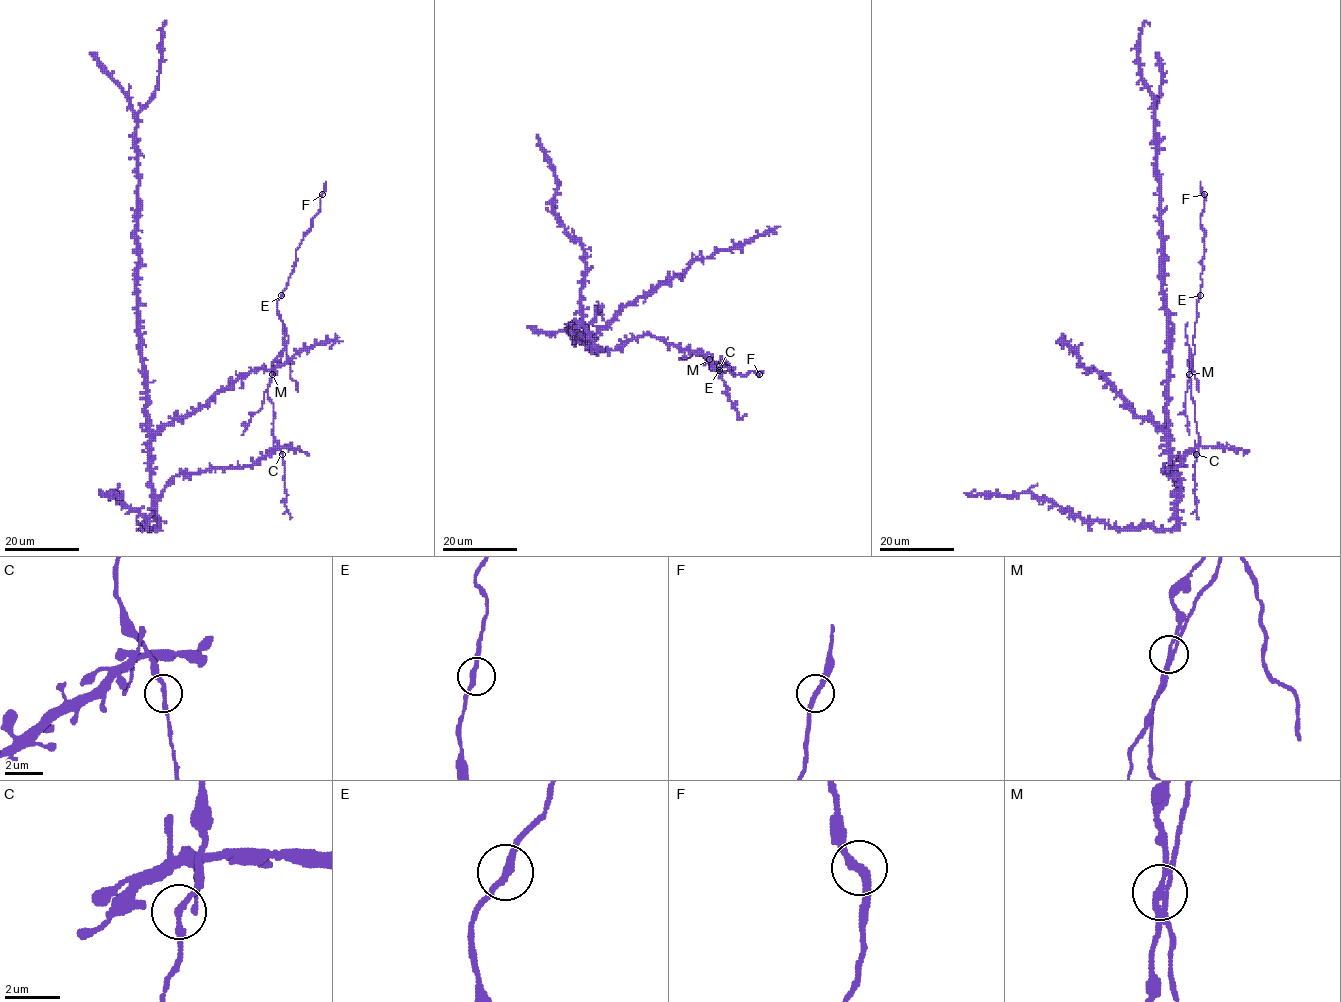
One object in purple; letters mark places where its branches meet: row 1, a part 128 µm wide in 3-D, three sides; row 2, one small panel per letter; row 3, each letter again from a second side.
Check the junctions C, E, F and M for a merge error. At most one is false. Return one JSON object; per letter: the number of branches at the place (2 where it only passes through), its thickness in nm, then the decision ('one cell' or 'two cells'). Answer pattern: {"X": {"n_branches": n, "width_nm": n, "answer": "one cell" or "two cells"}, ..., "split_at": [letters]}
{"C": {"n_branches": 2, "width_nm": 220, "answer": "one cell"}, "E": {"n_branches": 2, "width_nm": 260, "answer": "one cell"}, "F": {"n_branches": 2, "width_nm": 280, "answer": "one cell"}, "M": {"n_branches": 2, "width_nm": 240, "answer": "two cells"}, "split_at": ["M"]}

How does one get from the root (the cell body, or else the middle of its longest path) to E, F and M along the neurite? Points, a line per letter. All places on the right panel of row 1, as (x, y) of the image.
E: (1175, 479), (1178, 495), (1179, 476), (1165, 469), (1178, 466), (1199, 445), (1189, 371), (1200, 295)
F: (1175, 479), (1178, 495), (1179, 476), (1165, 469), (1178, 466), (1199, 445), (1189, 371), (1204, 252), (1204, 194)
M: (1175, 479), (1178, 495), (1179, 476), (1169, 474), (1165, 469), (1178, 466), (1180, 460), (1199, 445), (1189, 374)

